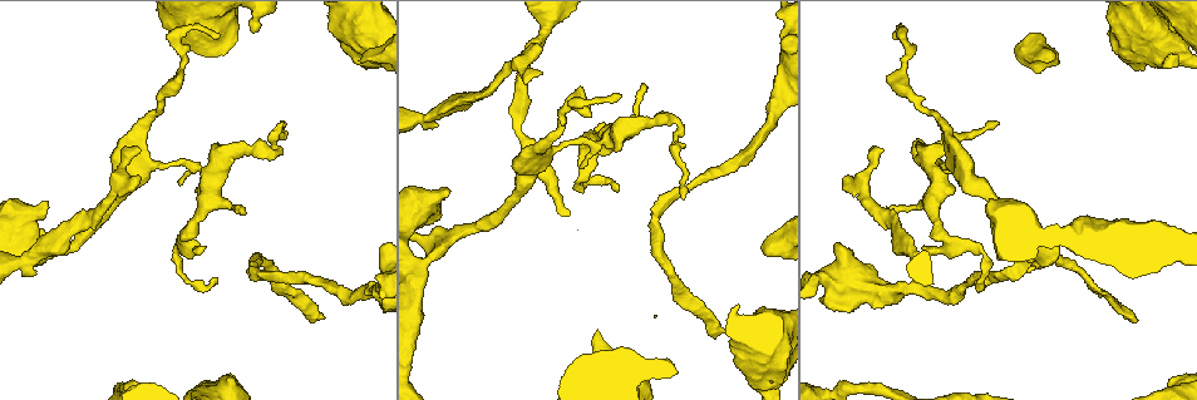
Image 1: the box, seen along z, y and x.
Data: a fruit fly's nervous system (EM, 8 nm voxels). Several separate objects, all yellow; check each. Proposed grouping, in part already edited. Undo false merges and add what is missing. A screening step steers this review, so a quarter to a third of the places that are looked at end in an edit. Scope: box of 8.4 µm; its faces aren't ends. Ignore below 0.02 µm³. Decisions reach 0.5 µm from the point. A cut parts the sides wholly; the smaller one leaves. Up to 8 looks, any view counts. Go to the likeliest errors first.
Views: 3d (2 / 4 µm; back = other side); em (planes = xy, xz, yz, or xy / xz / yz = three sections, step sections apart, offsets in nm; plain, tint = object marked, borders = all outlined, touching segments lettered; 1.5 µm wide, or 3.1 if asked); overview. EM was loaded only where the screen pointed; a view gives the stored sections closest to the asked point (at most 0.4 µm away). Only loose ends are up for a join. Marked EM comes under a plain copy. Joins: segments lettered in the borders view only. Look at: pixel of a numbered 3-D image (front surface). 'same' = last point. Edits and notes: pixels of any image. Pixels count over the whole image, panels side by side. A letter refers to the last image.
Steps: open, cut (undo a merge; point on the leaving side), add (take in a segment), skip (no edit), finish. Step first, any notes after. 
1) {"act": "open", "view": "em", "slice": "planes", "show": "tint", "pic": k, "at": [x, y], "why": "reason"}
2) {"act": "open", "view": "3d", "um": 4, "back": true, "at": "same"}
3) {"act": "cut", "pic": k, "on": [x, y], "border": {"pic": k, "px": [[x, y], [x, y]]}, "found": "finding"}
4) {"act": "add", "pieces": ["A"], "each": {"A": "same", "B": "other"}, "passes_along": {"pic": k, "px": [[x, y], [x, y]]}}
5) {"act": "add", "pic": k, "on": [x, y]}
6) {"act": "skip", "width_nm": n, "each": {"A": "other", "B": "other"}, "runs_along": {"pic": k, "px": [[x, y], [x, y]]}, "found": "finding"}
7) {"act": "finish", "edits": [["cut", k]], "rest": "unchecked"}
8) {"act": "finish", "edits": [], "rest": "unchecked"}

{"act": "open", "view": "3d", "um": 4, "pic": 1, "at": [324, 316], "why": "thin end"}

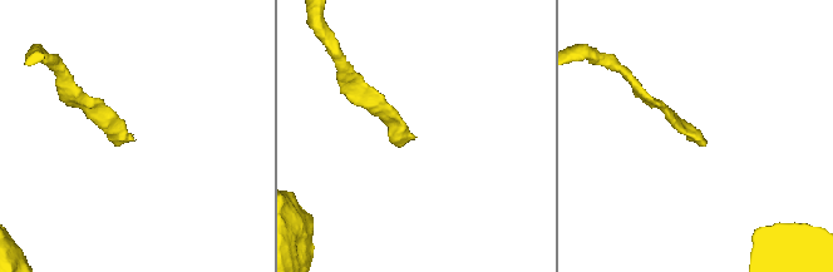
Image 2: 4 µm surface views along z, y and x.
{"act": "open", "view": "em", "slice": "planes", "show": "borders", "pic": 2, "at": [132, 140]}

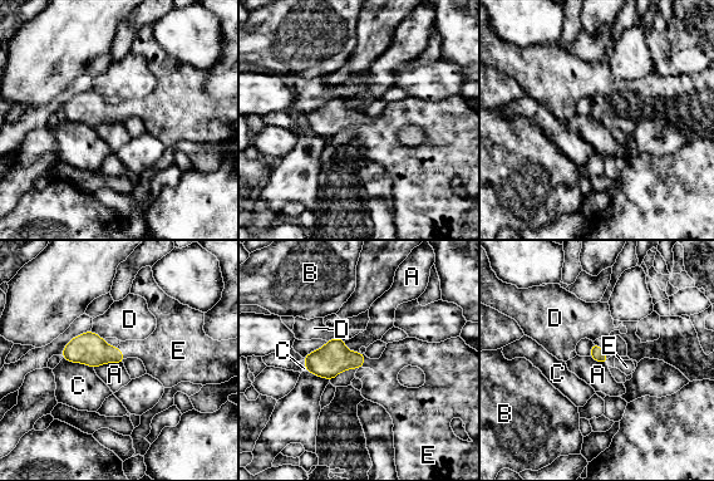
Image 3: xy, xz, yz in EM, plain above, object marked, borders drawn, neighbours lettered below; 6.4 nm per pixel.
{"act": "add", "pieces": ["E"], "longest_contact_nm": ["C", 220], "each": {"A": "other", "B": "other", "C": "other", "D": "other", "E": "same"}, "passes_along": {"pic": 3, "px": [[328, 362], [364, 361], [383, 387]]}, "found": "it goes on there"}

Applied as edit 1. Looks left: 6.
{"act": "open", "view": "3d", "um": 4, "pic": 1, "at": [220, 37], "why": "long arm stops here"}

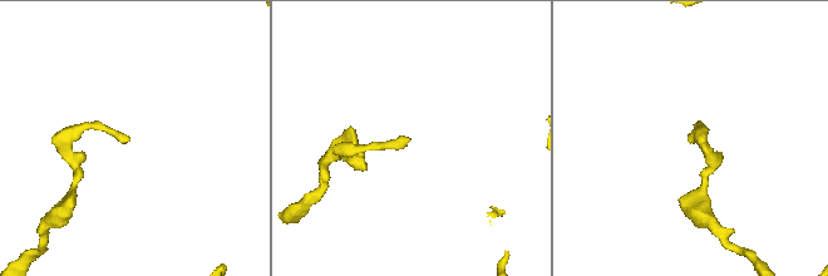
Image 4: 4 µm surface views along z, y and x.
{"act": "open", "view": "em", "slice": "planes", "show": "borders", "pic": 4, "at": [128, 136], "why": "need the tissue"}

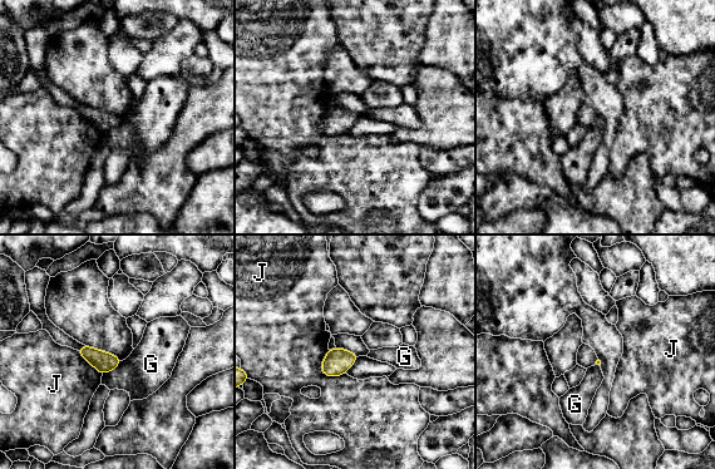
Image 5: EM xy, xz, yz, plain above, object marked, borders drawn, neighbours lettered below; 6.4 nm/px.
{"act": "skip", "each": {"G": "other", "J": "other"}, "found": "no lettered segment goes on from it"}

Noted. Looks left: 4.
{"act": "open", "view": "em", "slice": "xy", "step": 8, "show": "borders", "pic": 1, "at": [765, 249], "why": "free end"}

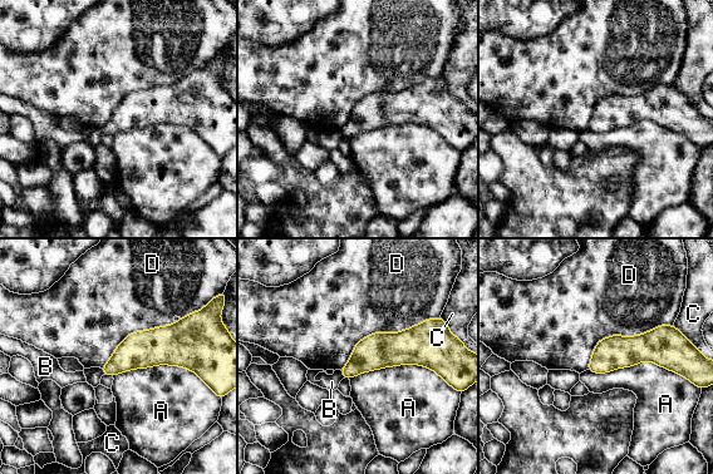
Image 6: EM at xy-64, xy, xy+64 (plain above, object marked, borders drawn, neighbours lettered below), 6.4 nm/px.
{"act": "skip", "longest_contact_nm": ["D", 700], "each": {"A": "other", "B": "other", "C": "other", "D": "other"}, "found": "no lettered segment goes on from it"}

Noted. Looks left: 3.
{"act": "finish", "edits": [["add", 3]], "rest": "unchecked"}

